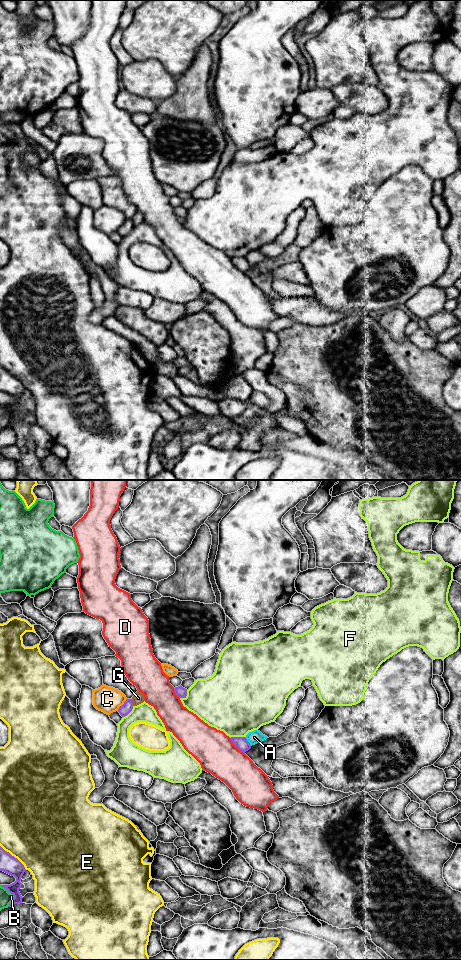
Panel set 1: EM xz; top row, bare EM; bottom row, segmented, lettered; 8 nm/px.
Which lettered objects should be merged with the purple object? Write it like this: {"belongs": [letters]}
{"belongs": []}

